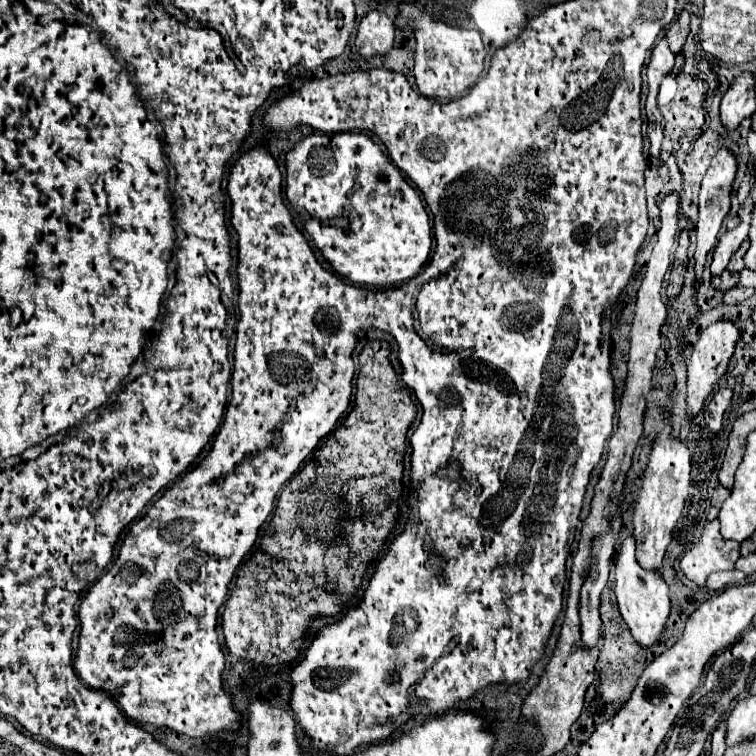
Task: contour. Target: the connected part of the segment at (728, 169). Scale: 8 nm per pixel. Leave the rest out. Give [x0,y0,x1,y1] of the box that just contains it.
[695,149,737,283]

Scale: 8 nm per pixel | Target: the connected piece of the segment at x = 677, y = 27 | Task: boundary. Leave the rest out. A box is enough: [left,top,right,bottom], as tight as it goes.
[665,9,689,53]

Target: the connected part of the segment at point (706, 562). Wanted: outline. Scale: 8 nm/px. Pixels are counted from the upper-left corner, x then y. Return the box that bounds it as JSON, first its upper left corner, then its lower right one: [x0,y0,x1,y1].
[681,521,739,585]

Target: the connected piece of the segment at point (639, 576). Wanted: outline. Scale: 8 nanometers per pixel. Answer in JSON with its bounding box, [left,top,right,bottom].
[615,535,669,647]

